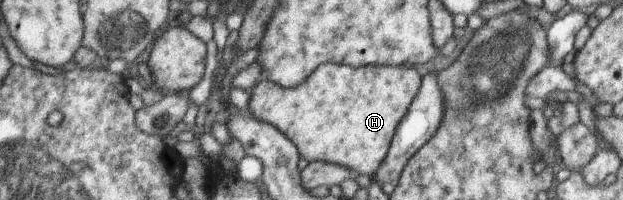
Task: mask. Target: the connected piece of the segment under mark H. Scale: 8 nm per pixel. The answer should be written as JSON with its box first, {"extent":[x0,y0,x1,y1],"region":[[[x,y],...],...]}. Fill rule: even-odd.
{"extent":[248,63,423,177],"region":[[[333,63],[322,64],[295,88],[282,88],[274,81],[263,76],[256,82],[251,92],[248,112],[257,120],[278,128],[298,147],[300,156],[308,162],[323,161],[349,168],[354,174],[373,177],[375,171],[385,162],[390,144],[397,134],[402,119],[405,118],[410,104],[422,90],[423,72],[408,64],[399,66],[367,65],[352,67]]]}

